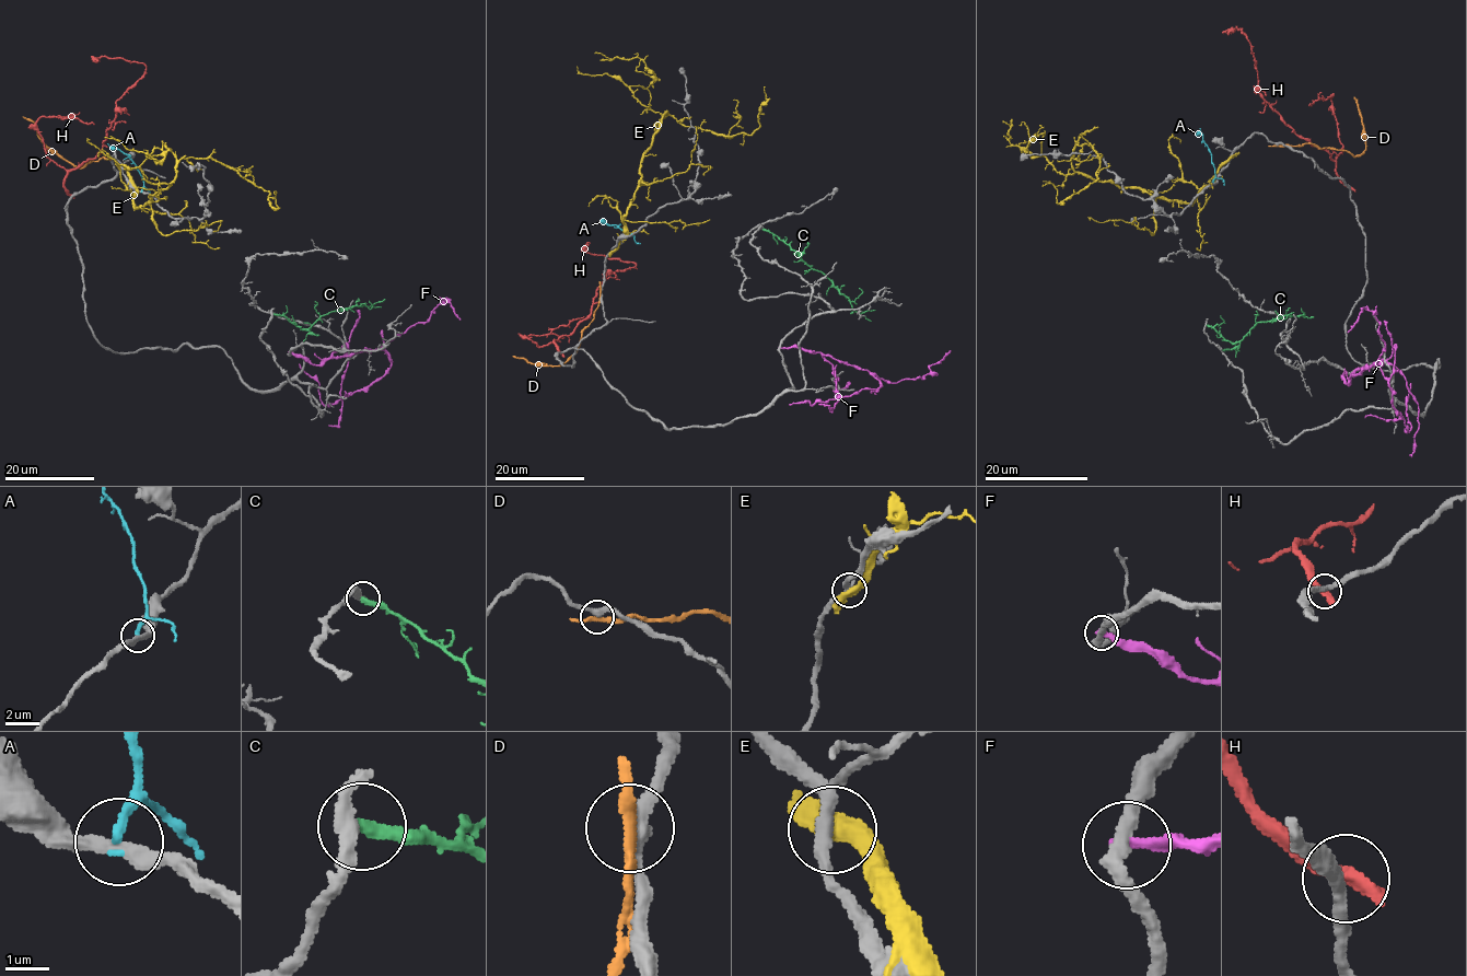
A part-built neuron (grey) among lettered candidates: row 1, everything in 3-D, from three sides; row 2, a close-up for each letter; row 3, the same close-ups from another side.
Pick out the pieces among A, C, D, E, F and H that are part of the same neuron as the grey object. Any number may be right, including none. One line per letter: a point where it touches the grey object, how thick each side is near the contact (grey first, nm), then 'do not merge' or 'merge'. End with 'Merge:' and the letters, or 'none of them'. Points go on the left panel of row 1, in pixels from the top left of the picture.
A: (142, 190) | 280/240 nm | do not merge
C: (272, 313) | 260/320 nm | do not merge
D: (111, 158) | 360/240 nm | do not merge
E: (123, 167) | 240/400 nm | do not merge
F: (290, 352) | 320/280 nm | do not merge
H: (71, 195) | 320/440 nm | do not merge
Merge: none of them

